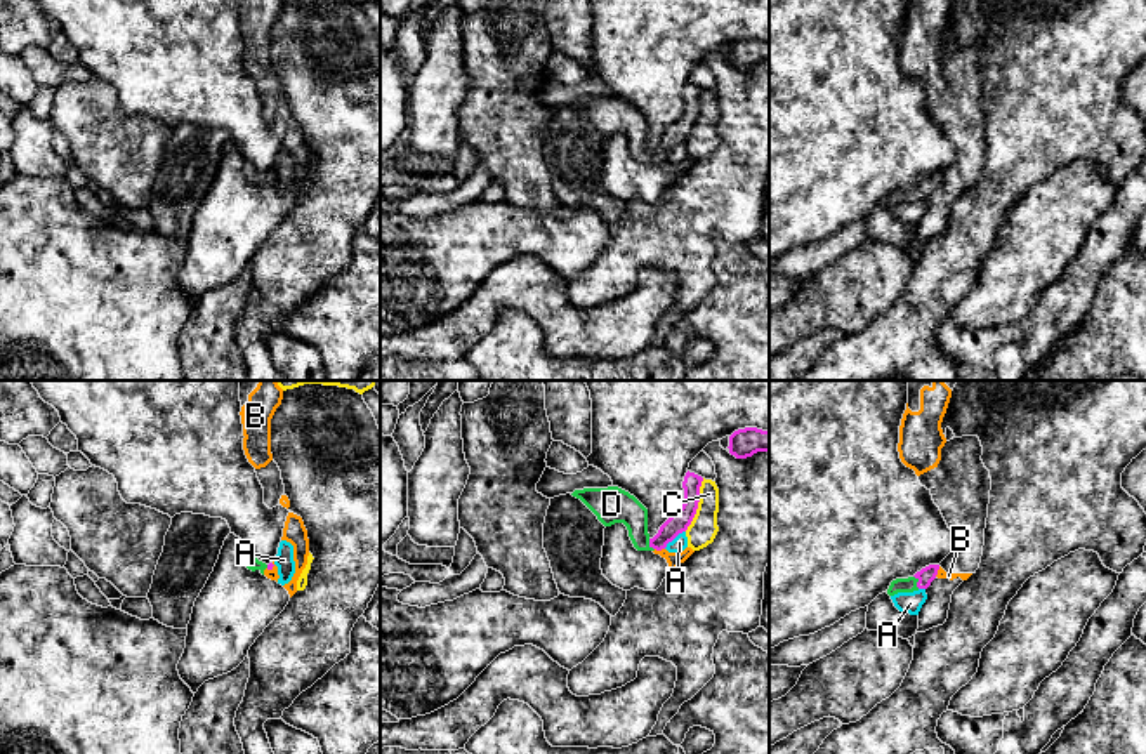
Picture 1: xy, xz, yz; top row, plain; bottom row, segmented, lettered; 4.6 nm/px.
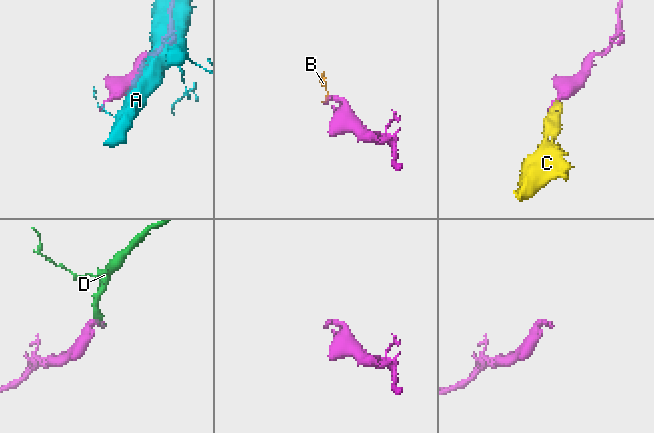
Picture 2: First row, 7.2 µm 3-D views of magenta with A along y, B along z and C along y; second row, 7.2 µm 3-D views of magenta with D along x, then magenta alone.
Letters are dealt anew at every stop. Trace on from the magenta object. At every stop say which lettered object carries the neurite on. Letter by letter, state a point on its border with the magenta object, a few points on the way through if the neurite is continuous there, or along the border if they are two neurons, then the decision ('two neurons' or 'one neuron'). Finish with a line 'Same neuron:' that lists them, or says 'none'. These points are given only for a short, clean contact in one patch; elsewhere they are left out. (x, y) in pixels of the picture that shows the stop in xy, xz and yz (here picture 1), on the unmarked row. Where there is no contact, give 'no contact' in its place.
A: contact xz (674, 148); border xz (684, 141), (664, 158); two neurons
B: contact xz (660, 160); border xz (655, 158), (664, 160); two neurons
C: contact xz (697, 115); two neurons
D: contact yz (917, 193); way yz (926, 186), (917, 193), (908, 195); one neuron
Same neuron: D

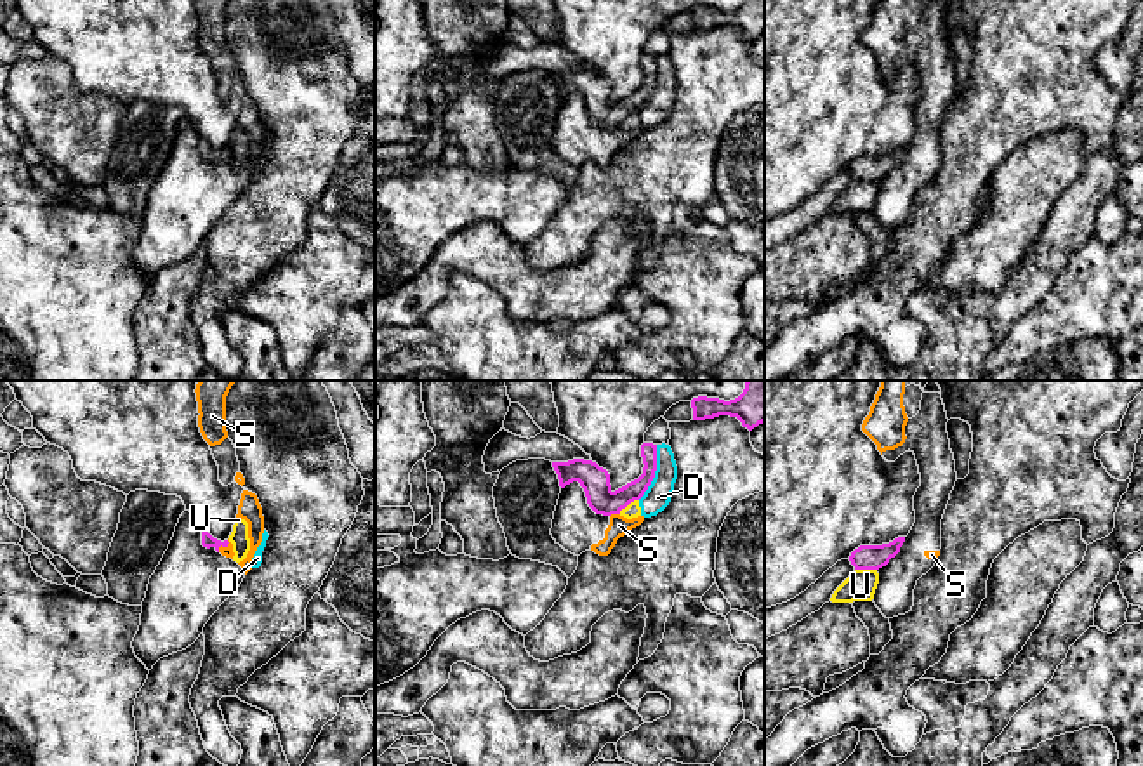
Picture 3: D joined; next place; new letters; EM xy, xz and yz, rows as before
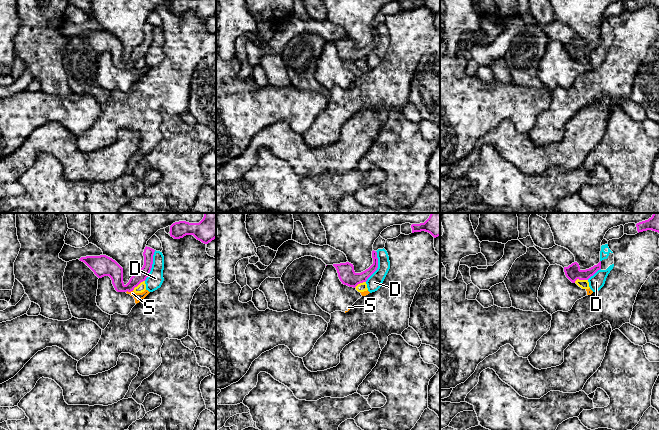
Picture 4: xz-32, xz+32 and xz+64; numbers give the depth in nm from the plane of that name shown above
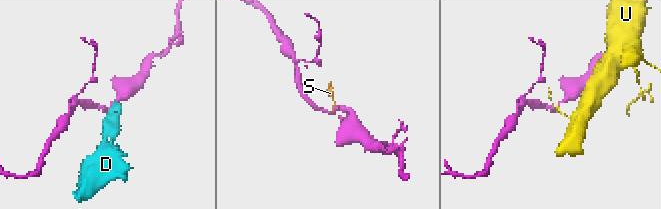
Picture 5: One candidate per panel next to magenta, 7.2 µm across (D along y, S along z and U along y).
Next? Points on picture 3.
D: contact xz (654, 84); two neurons
S: contact xz (614, 124); border xz (619, 124), (610, 127); two neurons
U: contact yz (865, 179); border yz (855, 179), (876, 181); two neurons
Same neuron: none

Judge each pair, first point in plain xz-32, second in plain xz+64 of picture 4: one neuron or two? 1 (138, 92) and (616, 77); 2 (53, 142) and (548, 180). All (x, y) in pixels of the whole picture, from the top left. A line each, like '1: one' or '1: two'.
1: one
2: two

